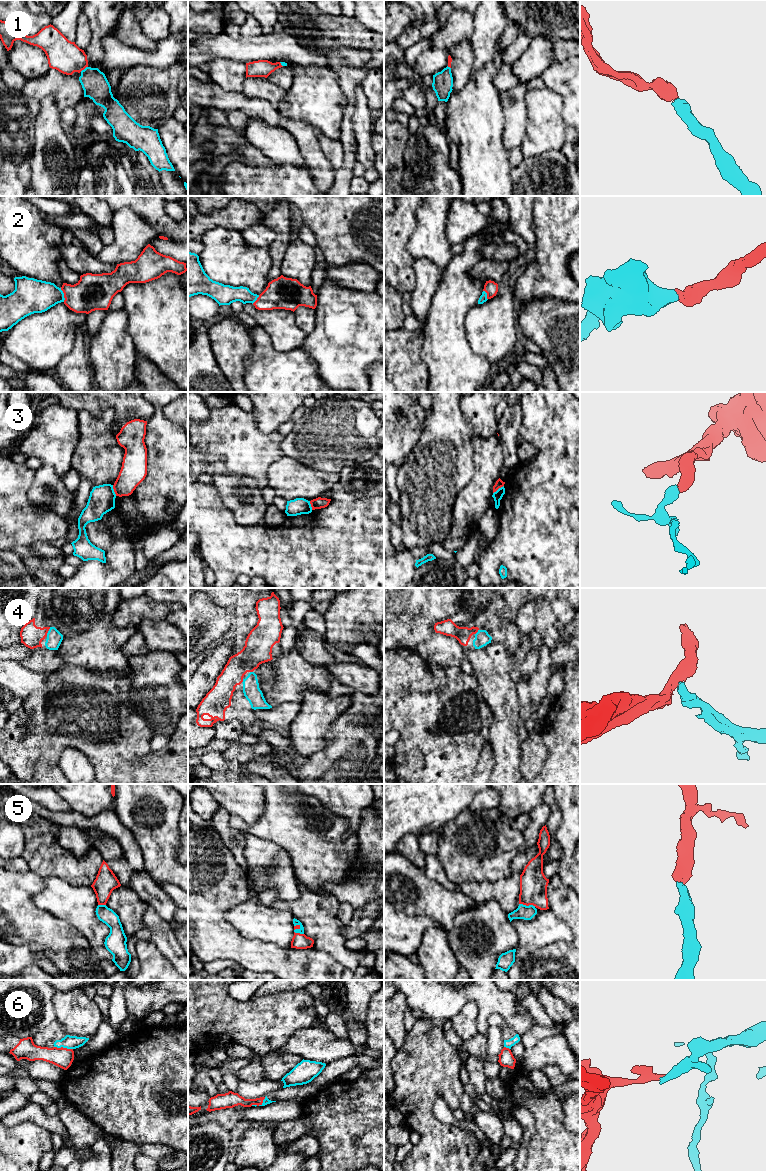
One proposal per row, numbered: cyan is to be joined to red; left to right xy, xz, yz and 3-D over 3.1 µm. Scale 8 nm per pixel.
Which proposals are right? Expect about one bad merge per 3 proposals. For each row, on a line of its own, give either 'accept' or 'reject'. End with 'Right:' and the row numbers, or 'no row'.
1: accept
2: accept
3: reject
4: accept
5: accept
6: reject
Right: 1, 2, 4, 5

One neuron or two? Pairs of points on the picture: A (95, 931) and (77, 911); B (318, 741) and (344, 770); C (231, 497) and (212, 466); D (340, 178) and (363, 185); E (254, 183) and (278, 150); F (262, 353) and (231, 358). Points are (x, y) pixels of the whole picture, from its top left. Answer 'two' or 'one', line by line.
A: one
B: two
C: two
D: two
E: two
F: two

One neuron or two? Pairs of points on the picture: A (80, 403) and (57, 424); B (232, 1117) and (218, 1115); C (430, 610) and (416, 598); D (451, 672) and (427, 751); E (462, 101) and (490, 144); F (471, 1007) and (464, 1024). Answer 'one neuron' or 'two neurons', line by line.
A: two neurons
B: one neuron
C: two neurons
D: one neuron
E: one neuron
F: one neuron

